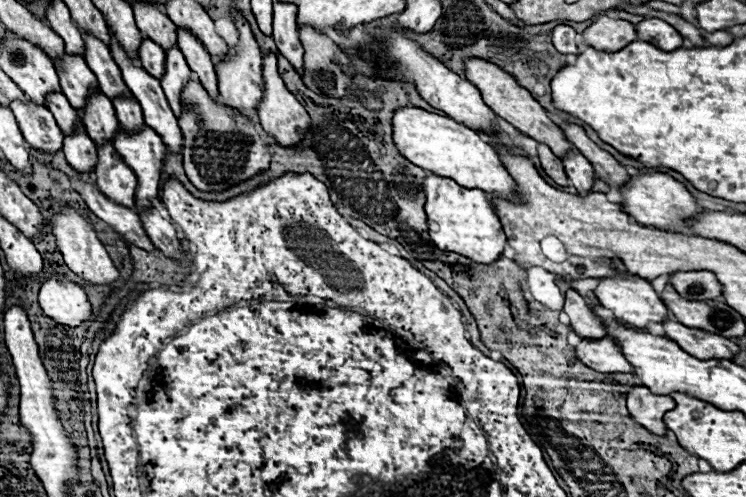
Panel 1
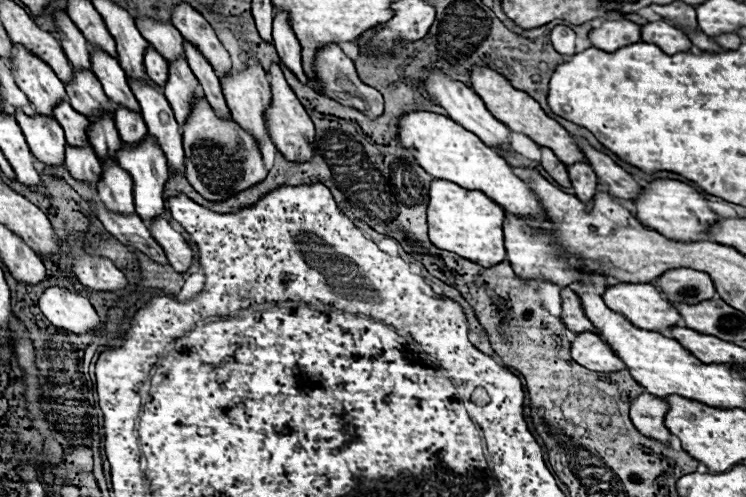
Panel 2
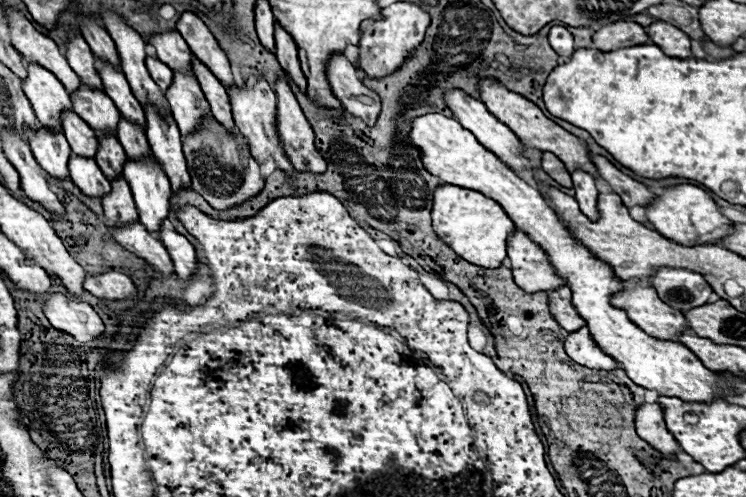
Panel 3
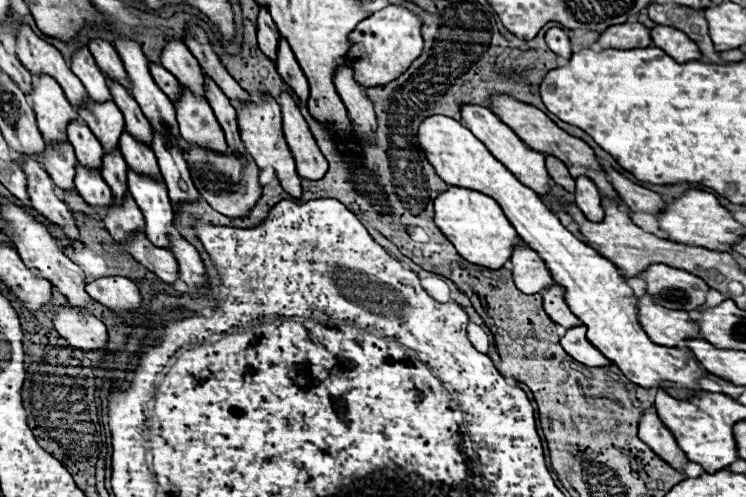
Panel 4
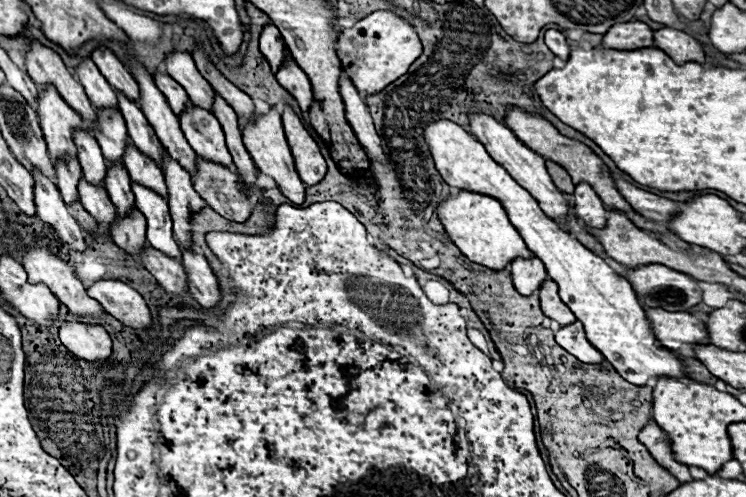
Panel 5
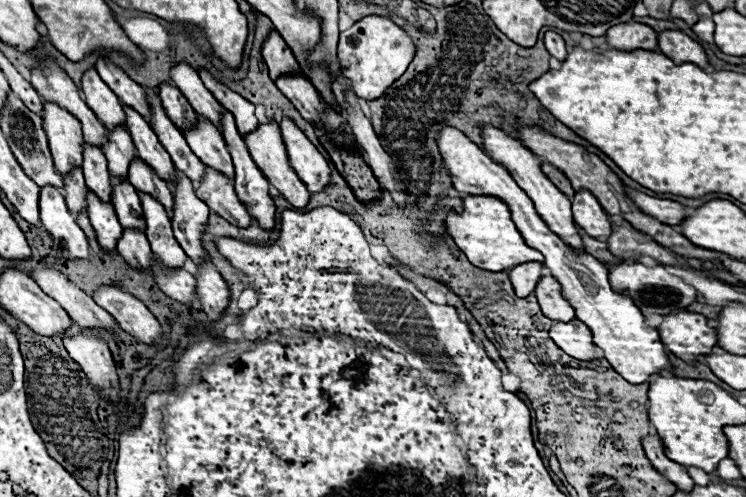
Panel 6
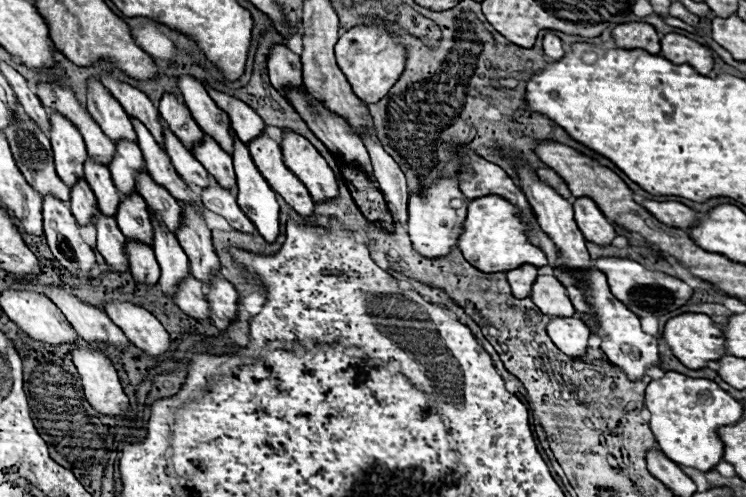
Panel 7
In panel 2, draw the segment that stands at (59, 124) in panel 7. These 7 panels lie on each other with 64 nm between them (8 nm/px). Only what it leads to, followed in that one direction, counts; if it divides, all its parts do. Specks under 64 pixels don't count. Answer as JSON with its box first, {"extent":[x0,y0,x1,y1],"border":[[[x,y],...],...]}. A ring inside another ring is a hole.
{"extent":[6,44,66,116],"border":[[[14,44],[12,46],[12,58],[6,60],[18,88],[28,96],[28,100],[34,104],[36,112],[38,114],[46,114],[46,116],[52,116],[52,108],[60,102],[60,100],[66,100],[66,90],[64,90],[64,84],[62,80],[52,72],[52,68],[48,68],[48,64],[44,64],[44,60],[40,60],[36,54],[28,52],[24,46],[20,44]]]}

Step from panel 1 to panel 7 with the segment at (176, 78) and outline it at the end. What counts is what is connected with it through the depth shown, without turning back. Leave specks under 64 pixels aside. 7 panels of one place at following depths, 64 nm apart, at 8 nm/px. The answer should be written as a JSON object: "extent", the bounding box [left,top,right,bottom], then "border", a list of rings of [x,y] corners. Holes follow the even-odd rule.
{"extent":[192,134,236,190],"border":[[[204,134],[202,140],[192,146],[192,152],[204,164],[208,174],[212,174],[224,188],[232,190],[236,186],[236,178],[232,172],[232,156],[226,154],[220,144],[212,140],[212,136]]]}

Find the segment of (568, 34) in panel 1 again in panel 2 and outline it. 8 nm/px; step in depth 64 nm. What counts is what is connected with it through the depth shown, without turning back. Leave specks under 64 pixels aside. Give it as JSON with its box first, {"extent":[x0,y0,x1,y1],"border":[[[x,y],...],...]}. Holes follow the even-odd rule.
{"extent":[550,26,576,56],"border":[[[556,26],[556,28],[552,30],[552,34],[550,34],[550,40],[552,40],[556,52],[568,54],[568,56],[576,54],[576,52],[574,52],[574,38],[576,38],[576,34],[574,34],[574,30],[568,28],[568,26]]]}

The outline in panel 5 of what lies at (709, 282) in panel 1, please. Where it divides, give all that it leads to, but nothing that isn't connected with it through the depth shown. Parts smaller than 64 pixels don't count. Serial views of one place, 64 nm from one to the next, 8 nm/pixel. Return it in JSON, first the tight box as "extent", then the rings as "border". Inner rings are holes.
{"extent":[624,264,702,312],"border":[[[648,264],[628,270],[624,278],[630,280],[642,306],[680,312],[702,302],[700,284],[688,274],[680,274],[664,264]]]}

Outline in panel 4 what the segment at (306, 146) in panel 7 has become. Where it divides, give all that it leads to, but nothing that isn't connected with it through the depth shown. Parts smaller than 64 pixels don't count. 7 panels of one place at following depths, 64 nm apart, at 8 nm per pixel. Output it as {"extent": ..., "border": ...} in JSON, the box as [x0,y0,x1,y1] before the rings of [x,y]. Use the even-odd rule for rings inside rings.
{"extent":[278,92,328,180],"border":[[[282,92],[278,102],[282,108],[284,138],[294,156],[298,174],[308,180],[320,180],[328,170],[328,162],[320,154],[316,140],[304,120],[304,116],[300,114],[300,108],[296,106],[294,98],[288,92]]]}

